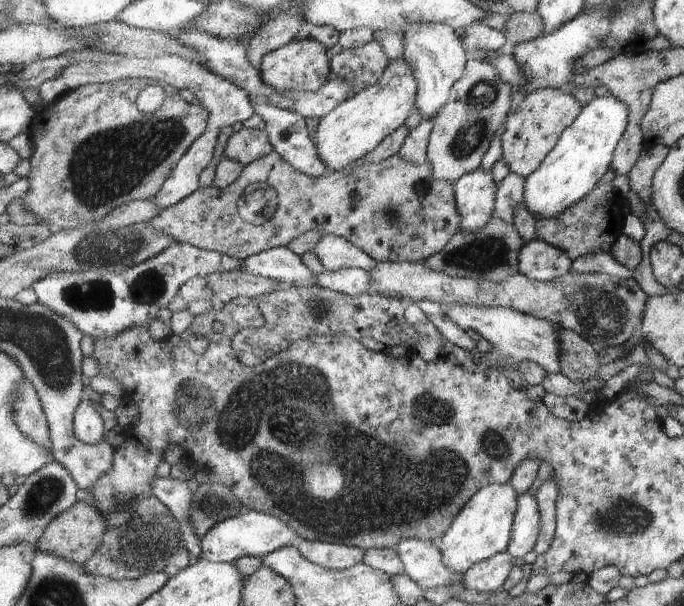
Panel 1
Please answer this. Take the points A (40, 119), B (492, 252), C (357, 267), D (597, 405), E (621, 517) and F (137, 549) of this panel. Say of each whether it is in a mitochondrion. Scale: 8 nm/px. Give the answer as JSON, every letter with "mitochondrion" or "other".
{"A":"other","B":"mitochondrion","C":"other","D":"other","E":"mitochondrion","F":"mitochondrion"}

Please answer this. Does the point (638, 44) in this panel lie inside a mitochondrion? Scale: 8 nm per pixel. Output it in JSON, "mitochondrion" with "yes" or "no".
{"mitochondrion":"no"}

